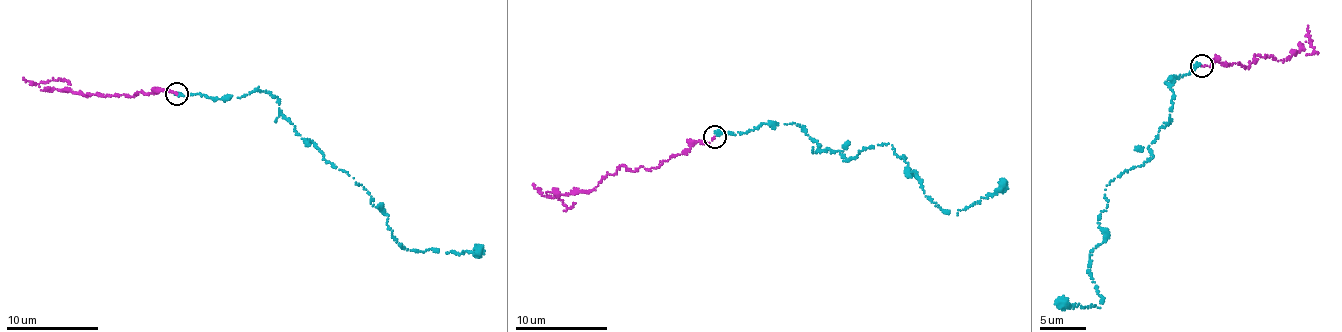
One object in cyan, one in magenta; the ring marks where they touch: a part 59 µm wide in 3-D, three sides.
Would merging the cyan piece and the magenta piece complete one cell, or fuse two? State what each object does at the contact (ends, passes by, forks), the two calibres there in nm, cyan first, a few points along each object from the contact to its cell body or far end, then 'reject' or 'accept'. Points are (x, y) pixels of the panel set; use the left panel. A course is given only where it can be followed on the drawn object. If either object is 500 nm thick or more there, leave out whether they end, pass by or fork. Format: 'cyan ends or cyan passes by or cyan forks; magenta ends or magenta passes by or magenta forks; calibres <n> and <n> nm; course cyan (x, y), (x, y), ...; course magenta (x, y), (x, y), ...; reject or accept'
cyan ends; magenta ends; calibres 320 and 160 nm; course cyan (178, 93), (218, 99), (260, 90), (277, 99), (302, 138), (366, 189), (396, 242), (411, 250), (480, 255); course magenta (176, 94), (160, 90), (101, 96), (41, 90), (35, 85), (65, 80), (70, 84); accept

